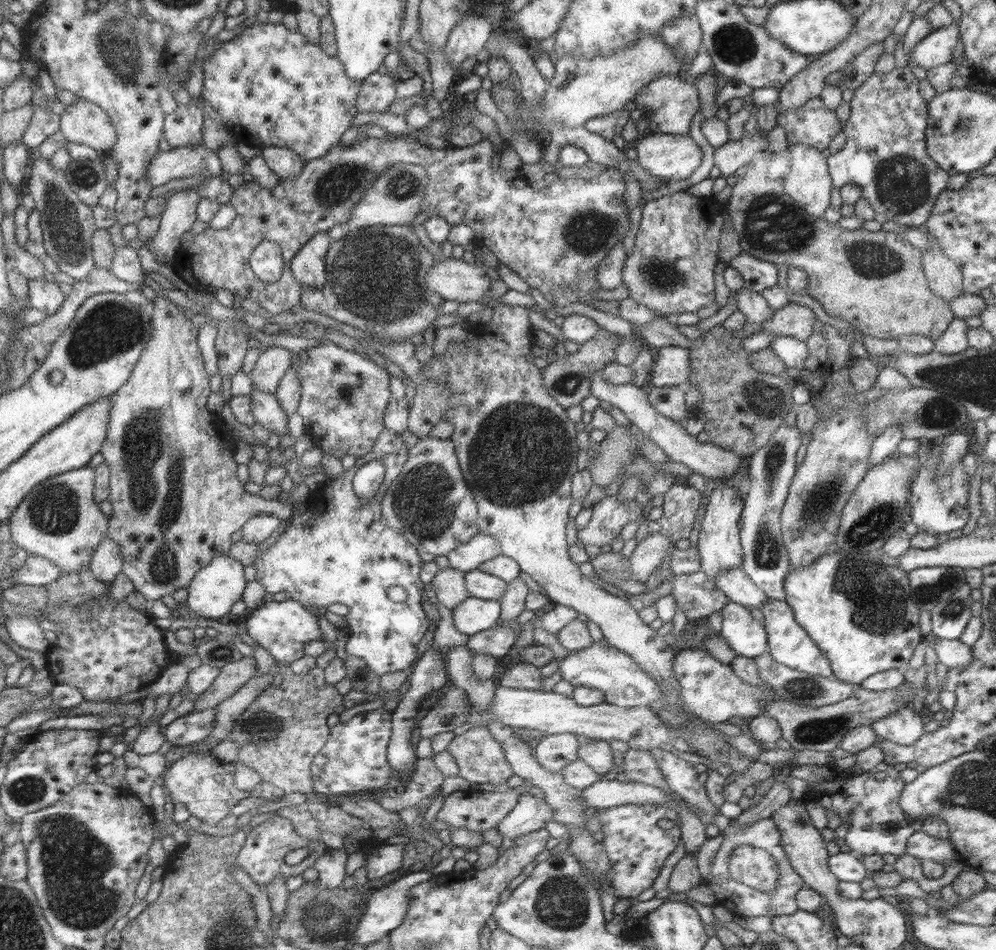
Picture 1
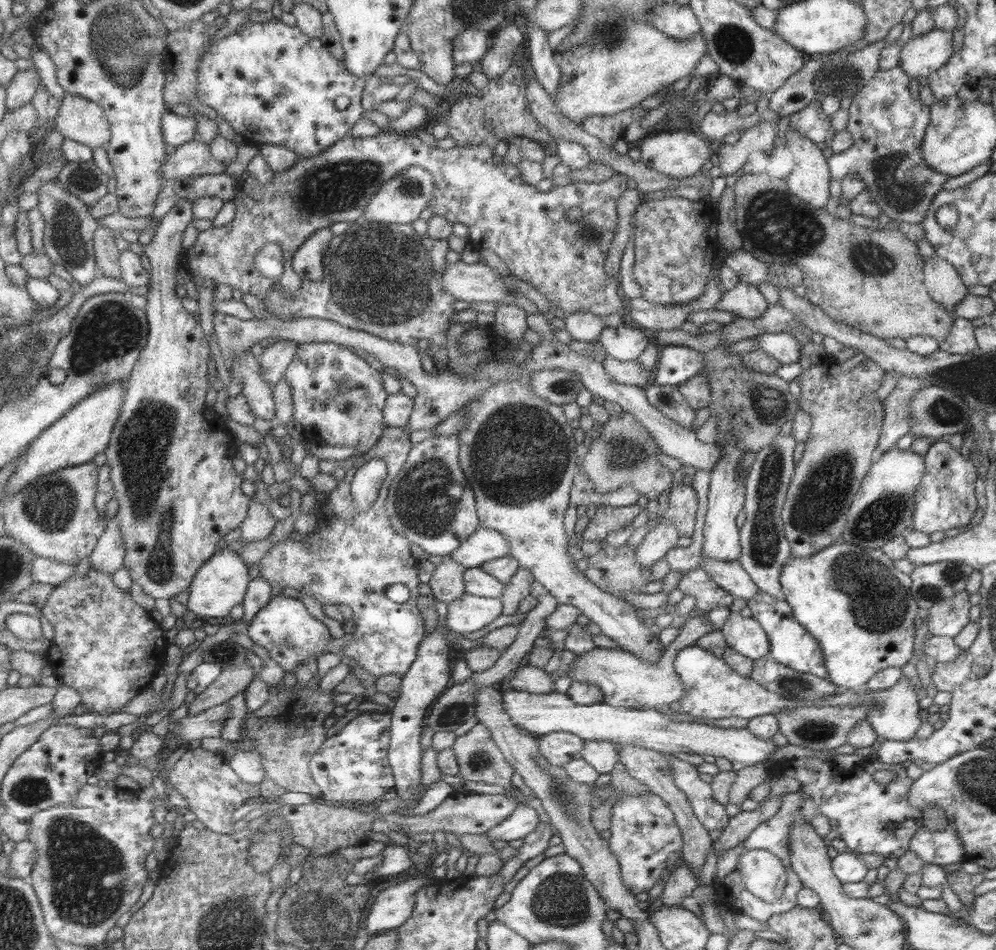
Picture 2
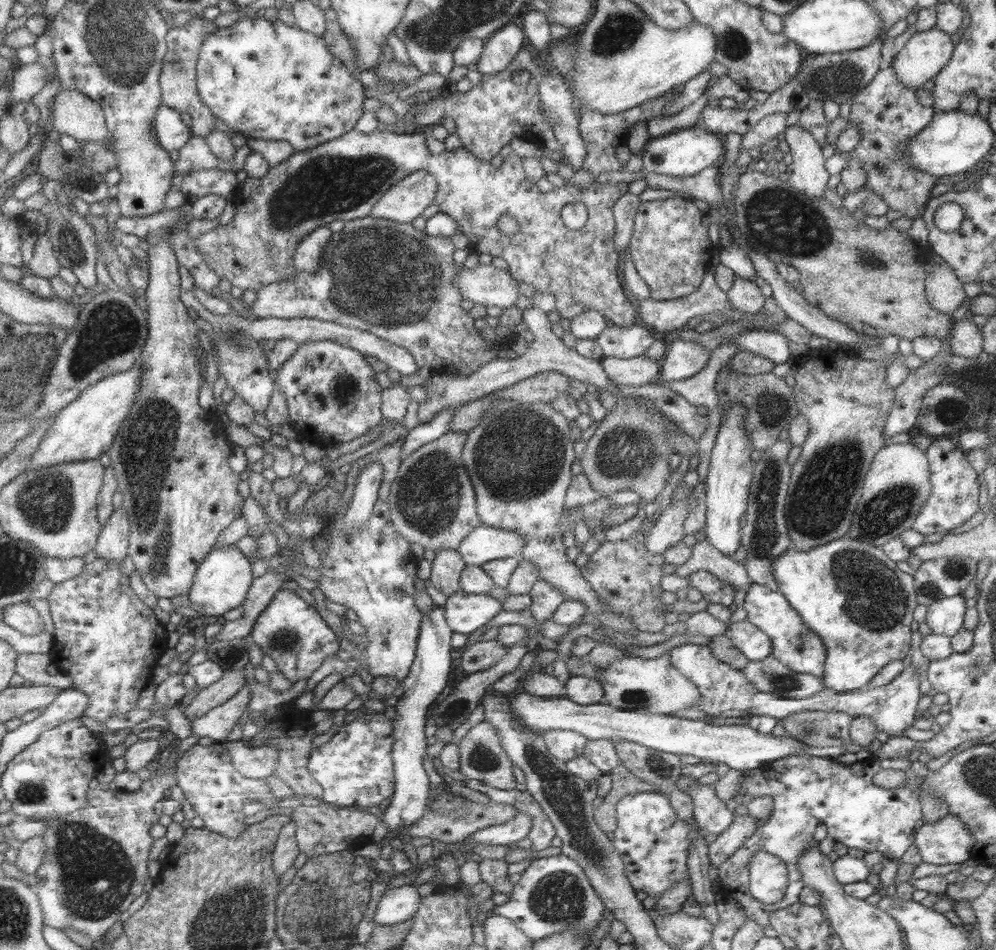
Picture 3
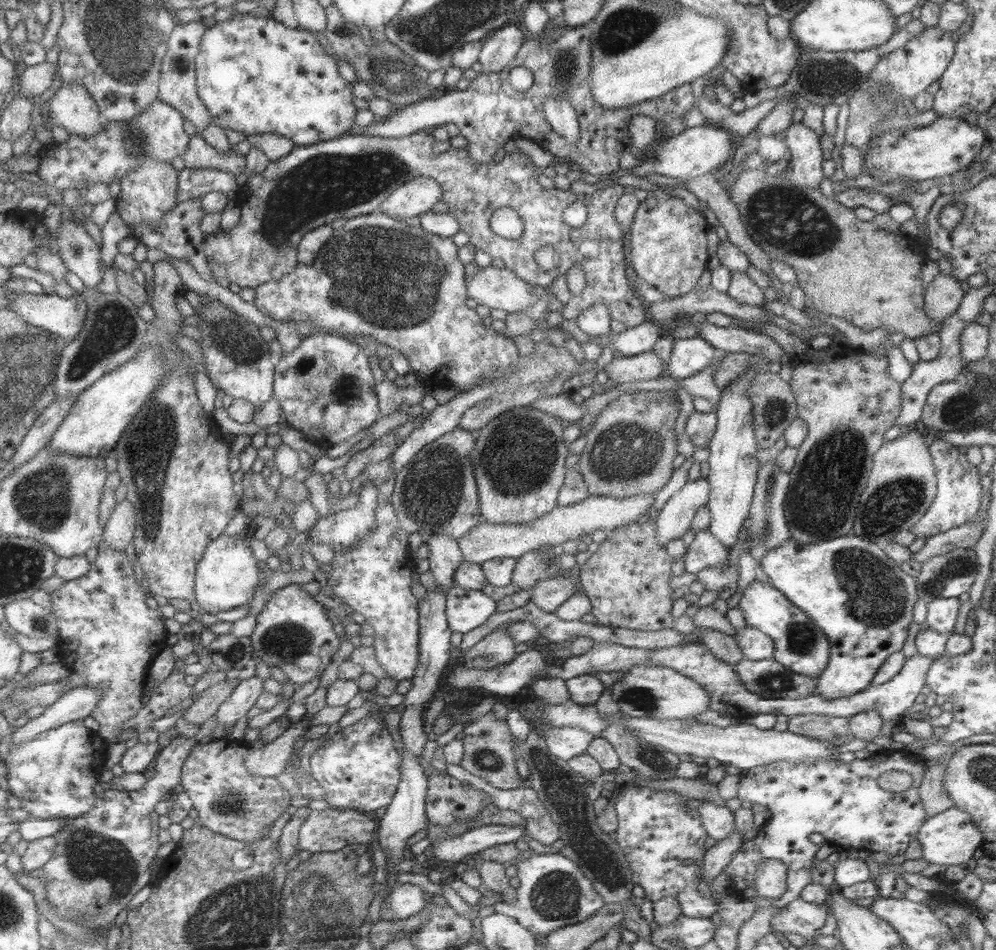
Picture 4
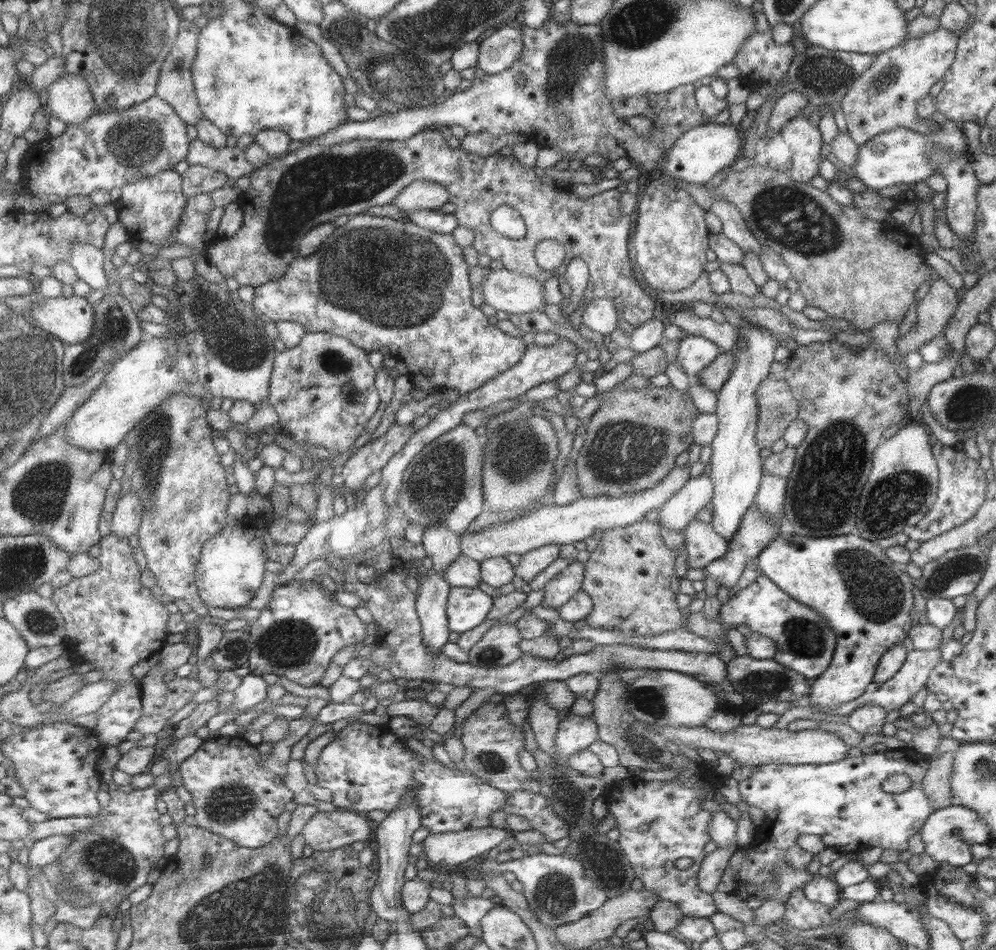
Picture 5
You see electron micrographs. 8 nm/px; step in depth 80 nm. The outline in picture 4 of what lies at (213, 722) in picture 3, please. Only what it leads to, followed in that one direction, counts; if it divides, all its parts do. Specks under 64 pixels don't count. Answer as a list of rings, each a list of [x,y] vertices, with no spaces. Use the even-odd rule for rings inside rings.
[[[255,676],[240,681],[228,698],[229,700],[220,707],[219,713],[215,715],[218,725],[213,730],[212,739],[228,736],[225,734],[225,728],[234,725],[237,720],[246,716],[263,691],[261,682],[262,680]]]

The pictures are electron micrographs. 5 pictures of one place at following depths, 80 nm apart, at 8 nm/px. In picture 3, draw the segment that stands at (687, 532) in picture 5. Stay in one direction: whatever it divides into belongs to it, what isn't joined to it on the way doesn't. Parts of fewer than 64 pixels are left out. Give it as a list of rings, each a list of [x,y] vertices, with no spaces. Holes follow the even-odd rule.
[[[707,537],[698,540],[691,548],[691,556],[687,562],[675,568],[678,577],[689,577],[697,570],[705,570],[713,574],[715,578],[731,583],[736,590],[746,590],[751,582],[746,574],[744,566],[731,560],[729,556],[723,556],[711,543]]]

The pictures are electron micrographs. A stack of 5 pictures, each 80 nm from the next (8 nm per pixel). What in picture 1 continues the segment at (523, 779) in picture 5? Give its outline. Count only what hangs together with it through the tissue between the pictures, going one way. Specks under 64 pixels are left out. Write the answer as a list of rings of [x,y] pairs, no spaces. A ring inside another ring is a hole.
[[[475,725],[459,735],[454,735],[446,748],[458,766],[458,776],[469,783],[489,783],[495,786],[507,782],[512,775],[510,764],[505,760],[504,752],[499,743],[490,735],[486,726]]]

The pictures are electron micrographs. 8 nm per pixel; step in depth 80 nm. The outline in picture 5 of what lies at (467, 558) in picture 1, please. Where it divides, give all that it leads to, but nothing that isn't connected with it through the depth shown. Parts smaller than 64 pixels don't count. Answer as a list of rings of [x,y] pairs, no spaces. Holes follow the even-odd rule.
[[[675,466],[659,484],[655,484],[647,490],[616,498],[603,496],[579,498],[567,506],[556,506],[551,502],[549,505],[538,508],[535,512],[521,515],[511,522],[505,524],[500,522],[494,526],[482,528],[478,532],[467,532],[460,537],[460,552],[477,563],[485,558],[504,557],[509,554],[521,556],[544,544],[572,544],[591,536],[593,530],[604,531],[637,522],[649,511],[658,512],[665,502],[685,485],[685,482],[690,478],[689,469],[684,466]]]

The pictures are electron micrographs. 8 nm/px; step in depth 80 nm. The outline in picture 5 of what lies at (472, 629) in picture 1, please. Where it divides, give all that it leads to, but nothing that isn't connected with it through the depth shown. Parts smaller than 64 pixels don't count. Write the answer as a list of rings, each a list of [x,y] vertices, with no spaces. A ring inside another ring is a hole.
[[[450,587],[446,600],[446,617],[451,632],[462,632],[484,622],[492,597],[477,587]]]

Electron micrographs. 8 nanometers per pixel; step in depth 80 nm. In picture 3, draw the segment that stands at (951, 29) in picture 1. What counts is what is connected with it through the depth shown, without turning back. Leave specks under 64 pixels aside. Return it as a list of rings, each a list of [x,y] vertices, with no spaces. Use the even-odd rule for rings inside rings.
[[[935,27],[931,28],[931,30],[916,31],[915,34],[912,34],[903,45],[903,48],[900,48],[899,52],[896,52],[891,59],[890,67],[893,68],[895,79],[907,89],[922,88],[925,82],[933,80],[952,55],[954,45],[949,36],[950,34]]]

